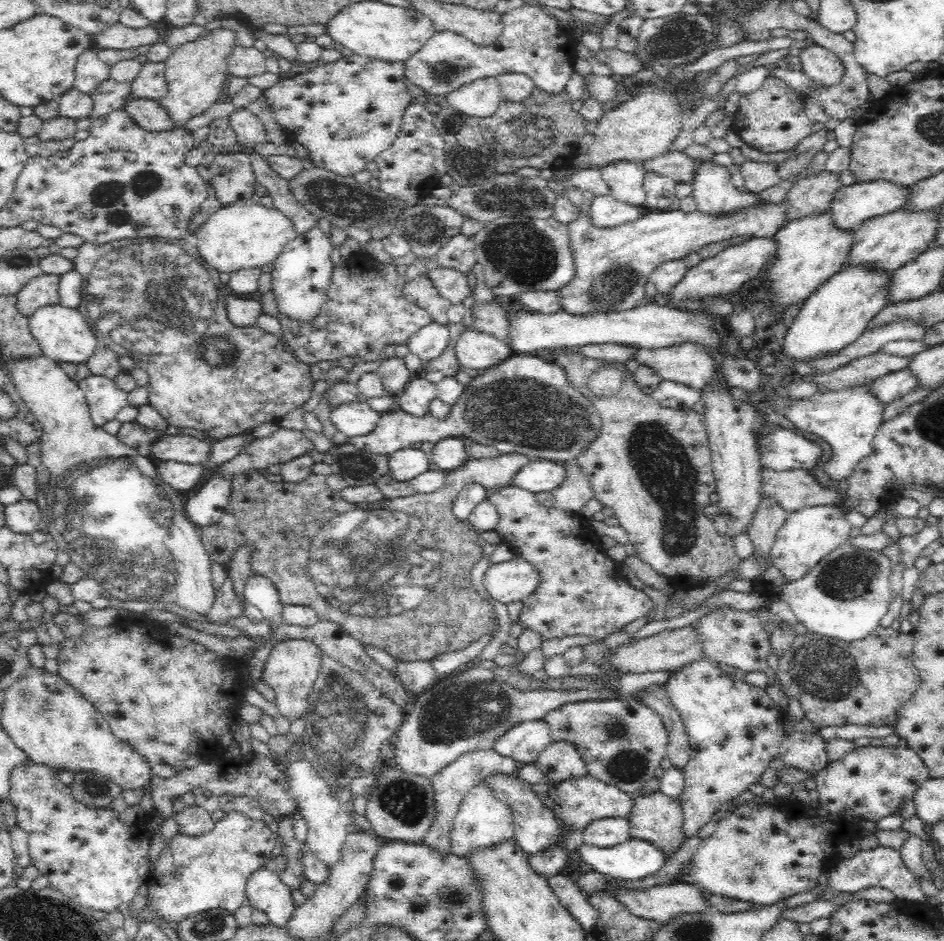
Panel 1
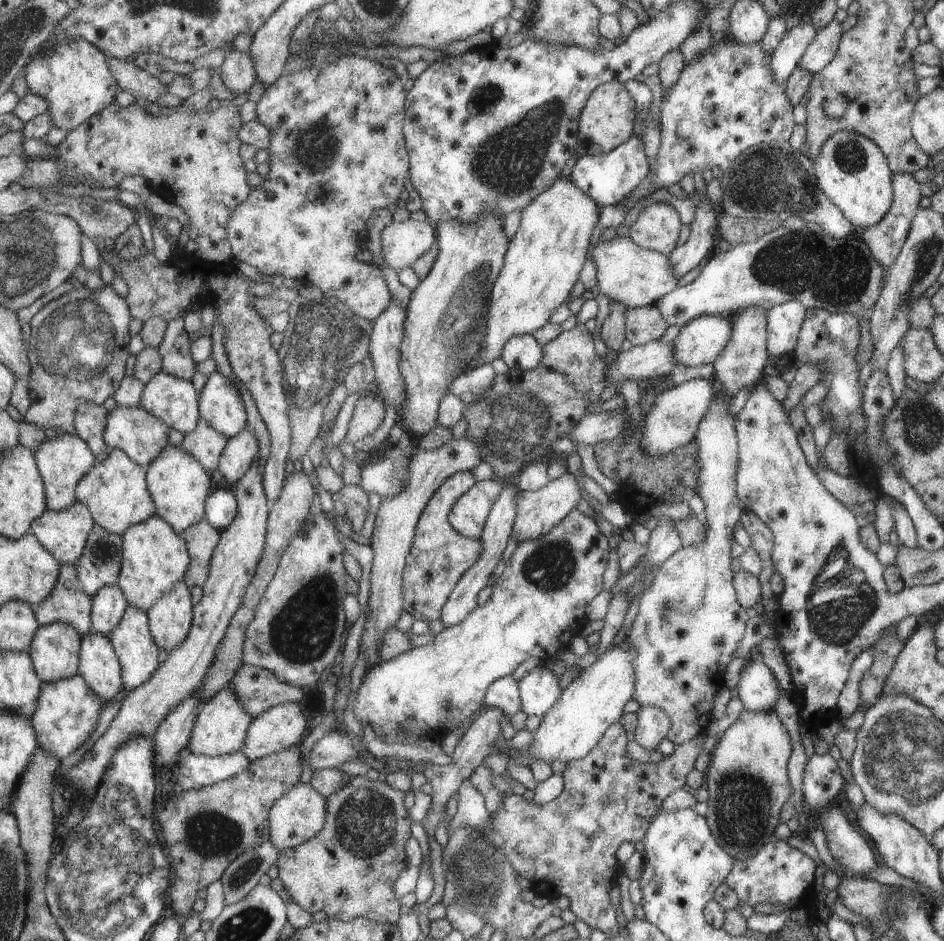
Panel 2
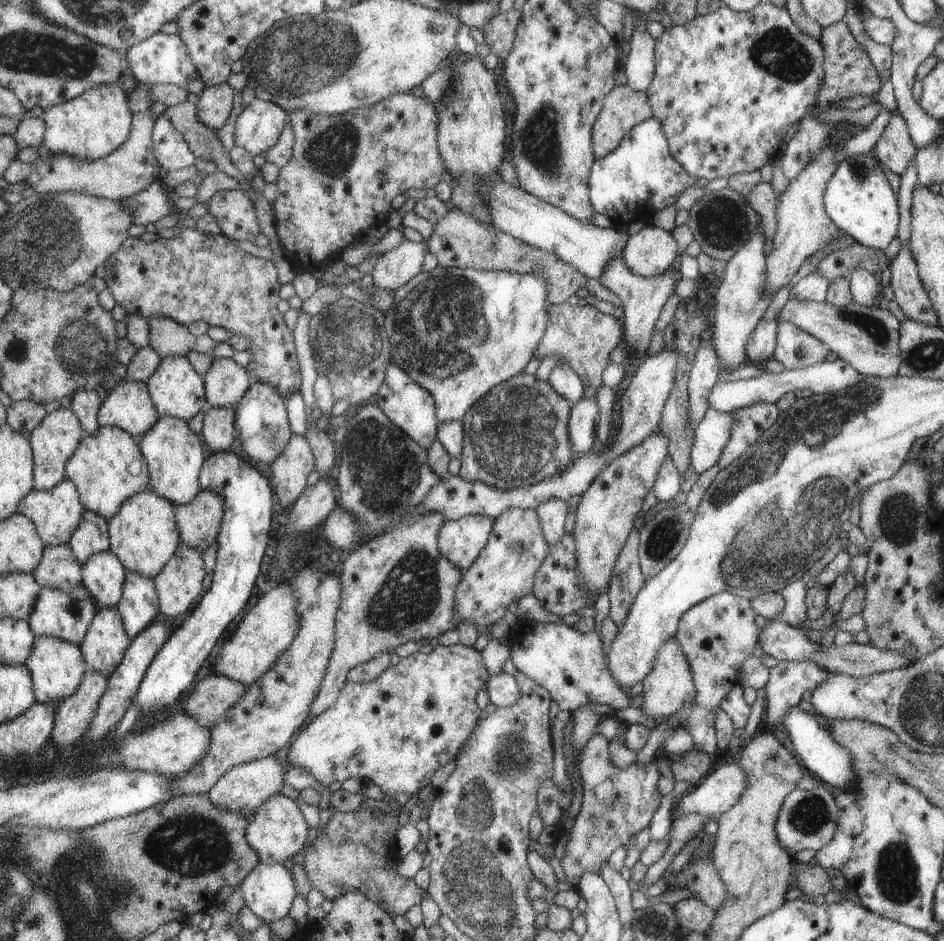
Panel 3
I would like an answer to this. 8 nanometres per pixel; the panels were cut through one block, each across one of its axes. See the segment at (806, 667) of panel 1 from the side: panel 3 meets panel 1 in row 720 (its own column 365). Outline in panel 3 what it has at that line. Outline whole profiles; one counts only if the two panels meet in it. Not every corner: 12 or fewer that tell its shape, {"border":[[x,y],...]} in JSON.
{"border":[[332,807],[308,882],[404,916],[427,891],[392,869],[398,816]]}

